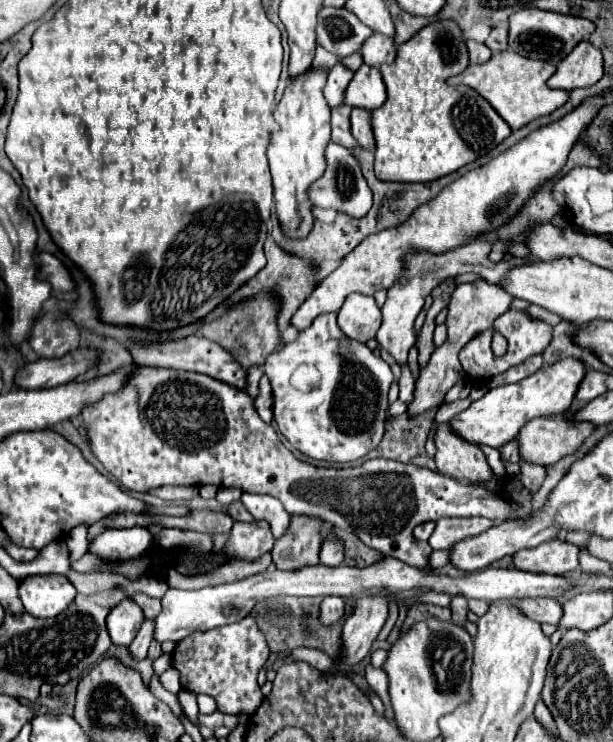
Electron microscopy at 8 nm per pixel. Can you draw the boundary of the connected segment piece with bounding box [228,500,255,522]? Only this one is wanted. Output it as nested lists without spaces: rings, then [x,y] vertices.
[[[240,500],[230,504],[228,512],[229,515],[236,521],[252,522],[255,520]]]

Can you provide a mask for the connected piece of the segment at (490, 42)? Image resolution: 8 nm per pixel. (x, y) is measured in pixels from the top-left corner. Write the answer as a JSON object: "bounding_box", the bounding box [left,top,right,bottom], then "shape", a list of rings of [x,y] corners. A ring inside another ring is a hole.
{"bounding_box":[486,27,508,53],"shape":[[[494,27],[492,33],[490,33],[490,37],[486,39],[486,45],[488,45],[494,53],[498,53],[498,51],[502,51],[502,49],[508,49],[508,31],[506,31],[504,27]]]}

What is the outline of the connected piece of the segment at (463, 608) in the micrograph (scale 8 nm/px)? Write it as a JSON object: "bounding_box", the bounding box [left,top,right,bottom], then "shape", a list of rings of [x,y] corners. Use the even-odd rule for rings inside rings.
{"bounding_box":[450,597,468,627],"shape":[[[456,597],[456,599],[452,599],[450,601],[450,611],[452,611],[452,623],[454,625],[460,625],[460,627],[464,627],[464,623],[466,623],[466,613],[468,613],[468,605],[466,605],[466,601],[462,599],[462,597]]]}

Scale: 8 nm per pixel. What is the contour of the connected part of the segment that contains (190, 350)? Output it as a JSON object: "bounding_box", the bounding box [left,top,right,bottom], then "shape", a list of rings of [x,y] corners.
{"bounding_box":[132,335,246,389],"shape":[[[200,335],[196,337],[186,337],[180,341],[166,341],[166,343],[156,343],[156,345],[132,345],[132,357],[134,363],[138,365],[156,365],[156,367],[172,367],[172,369],[184,369],[184,371],[196,371],[196,373],[206,373],[218,381],[230,383],[232,387],[246,389],[246,369],[236,361],[234,355],[230,355],[224,347],[218,343],[204,339]]]}

